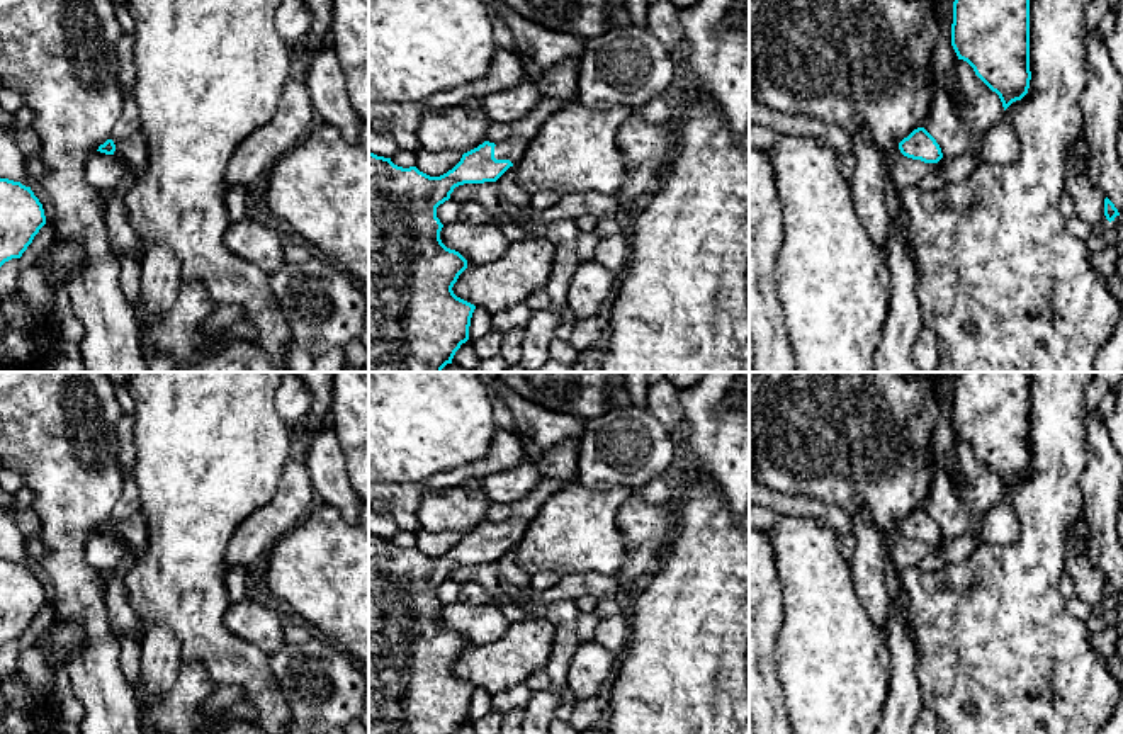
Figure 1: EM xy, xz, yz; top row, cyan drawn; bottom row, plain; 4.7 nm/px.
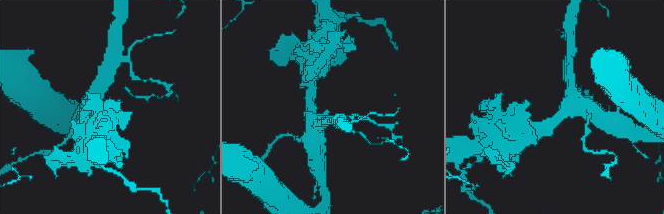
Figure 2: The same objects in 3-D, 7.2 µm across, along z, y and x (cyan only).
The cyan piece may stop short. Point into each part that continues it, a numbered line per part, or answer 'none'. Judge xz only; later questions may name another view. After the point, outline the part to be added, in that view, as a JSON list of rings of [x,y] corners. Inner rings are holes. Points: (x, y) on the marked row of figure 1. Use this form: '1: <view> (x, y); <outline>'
1: xz (558, 87); [[[569,59],[544,73],[539,82],[540,100],[530,114],[513,124],[511,136],[505,143],[494,146],[496,160],[510,160],[516,165],[523,158],[528,143],[542,124],[567,102],[574,100],[578,70],[579,59]]]

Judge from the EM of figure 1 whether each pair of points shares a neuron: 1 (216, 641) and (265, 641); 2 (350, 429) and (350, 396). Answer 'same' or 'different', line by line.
1: different
2: same

